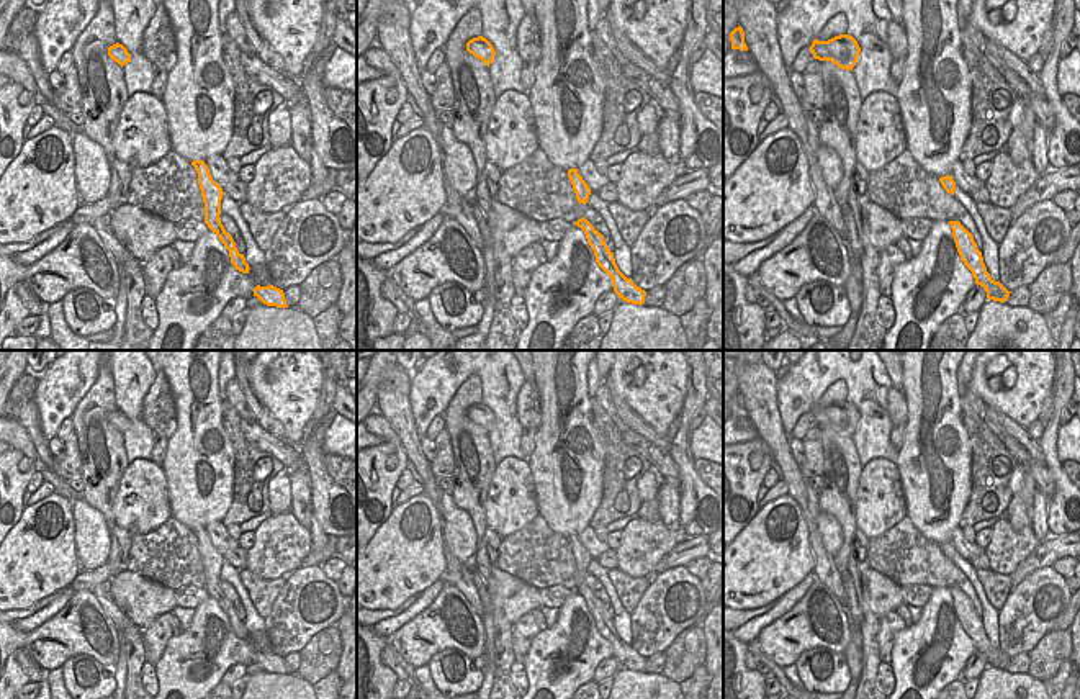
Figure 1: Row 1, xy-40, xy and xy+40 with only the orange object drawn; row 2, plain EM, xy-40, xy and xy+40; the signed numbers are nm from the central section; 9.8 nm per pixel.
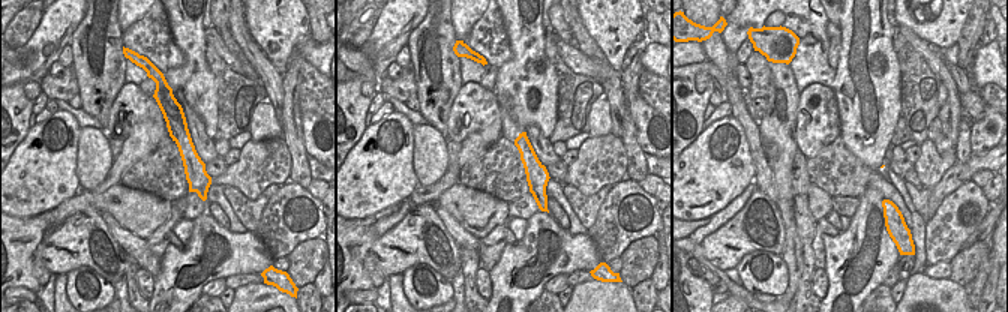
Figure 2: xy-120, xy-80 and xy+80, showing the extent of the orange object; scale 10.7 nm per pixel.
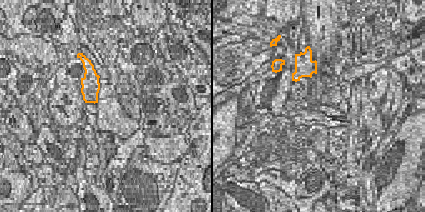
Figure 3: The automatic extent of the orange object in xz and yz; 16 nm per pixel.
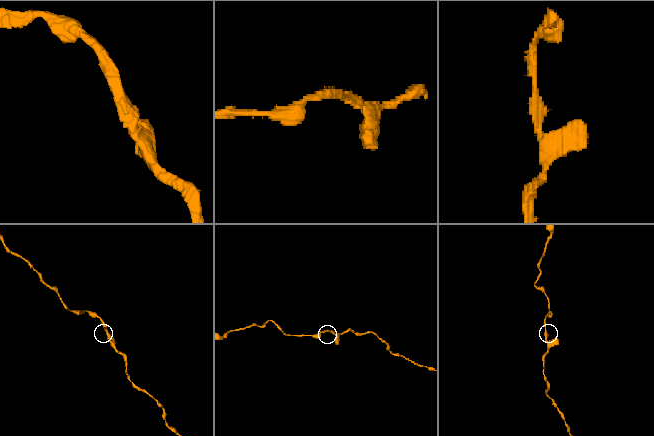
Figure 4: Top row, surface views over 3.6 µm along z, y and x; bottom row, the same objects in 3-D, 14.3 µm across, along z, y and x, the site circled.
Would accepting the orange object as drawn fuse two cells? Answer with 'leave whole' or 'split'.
leave whole

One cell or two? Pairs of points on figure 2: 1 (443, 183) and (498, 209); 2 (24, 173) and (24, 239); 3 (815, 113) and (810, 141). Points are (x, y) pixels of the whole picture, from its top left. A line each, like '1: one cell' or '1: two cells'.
1: two cells
2: two cells
3: one cell

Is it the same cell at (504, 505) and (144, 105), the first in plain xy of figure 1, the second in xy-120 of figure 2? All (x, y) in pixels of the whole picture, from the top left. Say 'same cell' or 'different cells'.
same cell

